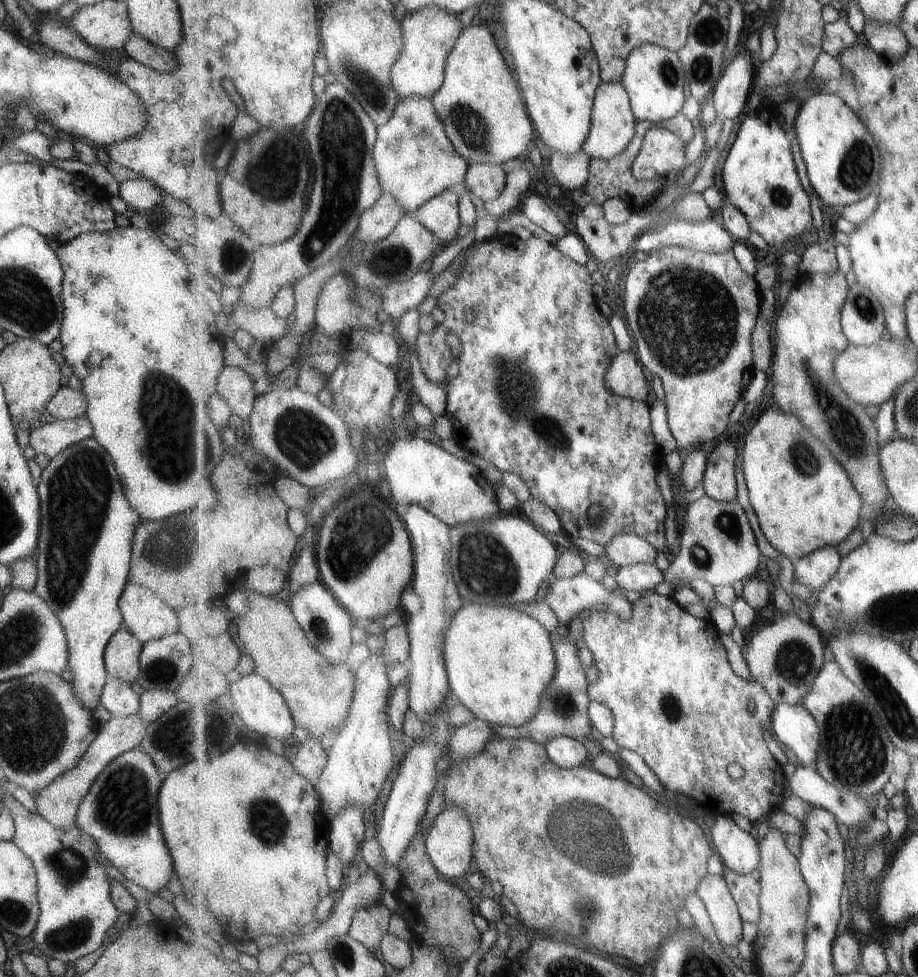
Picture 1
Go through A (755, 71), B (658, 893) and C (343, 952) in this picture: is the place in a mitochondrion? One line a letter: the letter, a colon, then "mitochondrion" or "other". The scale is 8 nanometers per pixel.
A: other
B: other
C: mitochondrion

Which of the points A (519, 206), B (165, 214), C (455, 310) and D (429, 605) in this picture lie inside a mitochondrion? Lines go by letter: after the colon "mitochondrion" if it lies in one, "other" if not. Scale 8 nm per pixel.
A: other
B: other
C: other
D: other

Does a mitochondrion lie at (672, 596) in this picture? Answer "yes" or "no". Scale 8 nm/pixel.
no

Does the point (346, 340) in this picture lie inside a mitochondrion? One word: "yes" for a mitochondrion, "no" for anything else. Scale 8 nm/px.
no

